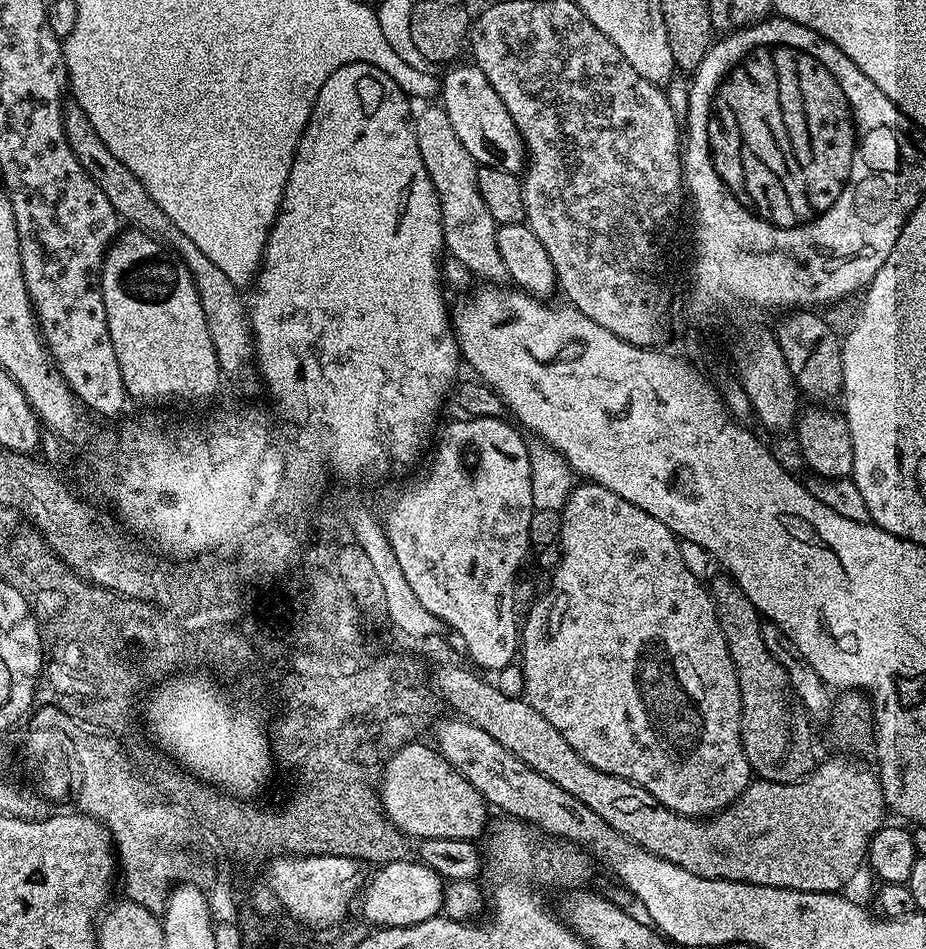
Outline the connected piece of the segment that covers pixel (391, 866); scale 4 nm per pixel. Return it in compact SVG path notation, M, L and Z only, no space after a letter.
M409 858L377 867L373 872L376 873L373 876L371 873L358 900L361 914L372 923L372 926L386 928L418 926L418 922L426 922L441 915L446 881L443 876L430 870L430 866Z

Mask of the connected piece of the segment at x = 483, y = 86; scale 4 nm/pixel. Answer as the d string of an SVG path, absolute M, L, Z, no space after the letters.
M467 63L452 66L457 68L449 67L449 72L442 76L442 107L454 126L454 132L458 134L458 140L462 146L466 146L470 158L474 158L477 165L523 173L526 168L526 149L514 118L510 118L502 98L498 98L498 90L486 82L486 74L482 74L475 63Z

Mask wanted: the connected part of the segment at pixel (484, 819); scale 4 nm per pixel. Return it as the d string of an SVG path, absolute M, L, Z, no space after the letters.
M420 743L397 747L383 765L378 787L385 816L397 831L417 841L430 838L479 841L488 824L488 801L435 747L427 748Z

